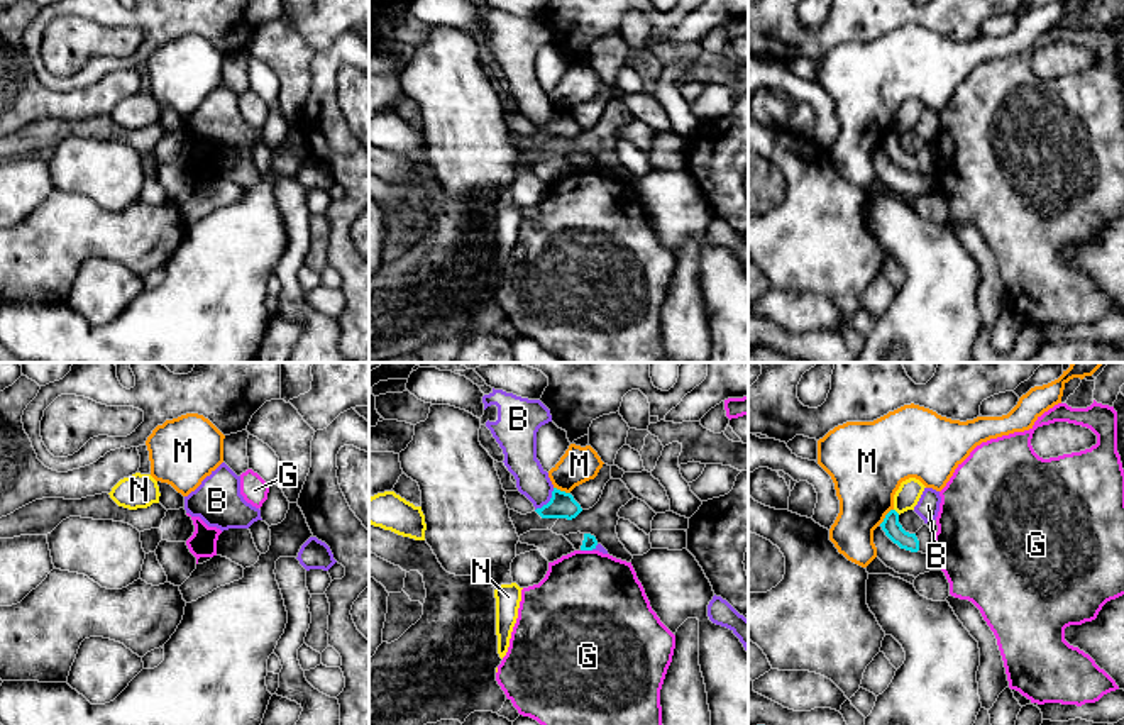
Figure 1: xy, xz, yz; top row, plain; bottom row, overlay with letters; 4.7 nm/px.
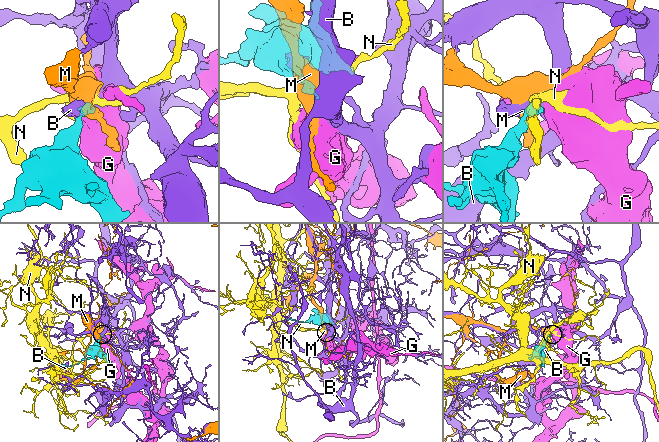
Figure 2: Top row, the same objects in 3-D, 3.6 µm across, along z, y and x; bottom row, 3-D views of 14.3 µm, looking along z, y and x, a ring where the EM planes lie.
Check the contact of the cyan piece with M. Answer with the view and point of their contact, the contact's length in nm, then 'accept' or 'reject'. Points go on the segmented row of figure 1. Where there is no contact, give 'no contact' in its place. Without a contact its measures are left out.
yz (886, 517) | 100 nm | reject

